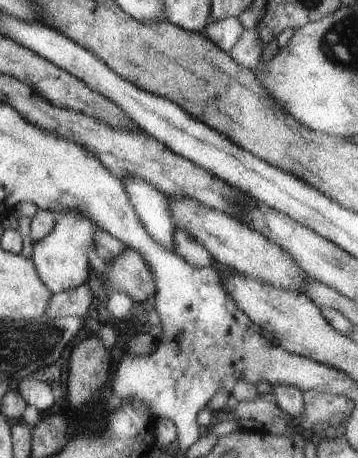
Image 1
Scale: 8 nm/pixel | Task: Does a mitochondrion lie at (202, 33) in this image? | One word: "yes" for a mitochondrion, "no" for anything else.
no

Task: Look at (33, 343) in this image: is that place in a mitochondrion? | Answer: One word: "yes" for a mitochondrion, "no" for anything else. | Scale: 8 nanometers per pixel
yes

